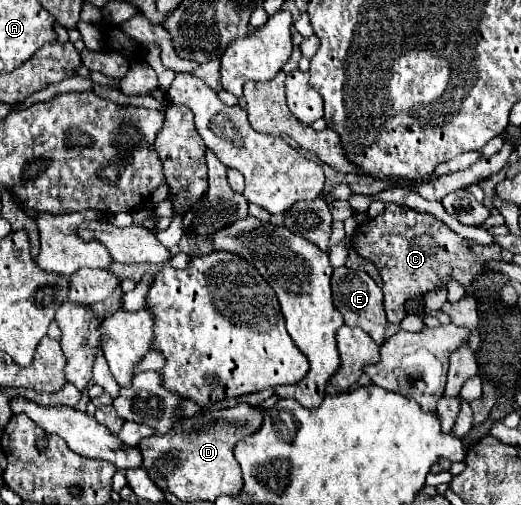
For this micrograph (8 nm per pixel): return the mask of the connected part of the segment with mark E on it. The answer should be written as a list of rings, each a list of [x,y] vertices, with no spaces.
[[[346,266],[336,268],[332,274],[332,296],[334,296],[334,306],[340,310],[344,316],[346,326],[358,326],[366,334],[372,336],[378,344],[384,342],[384,328],[386,328],[386,312],[382,306],[382,290],[378,284],[362,270],[350,270]]]

